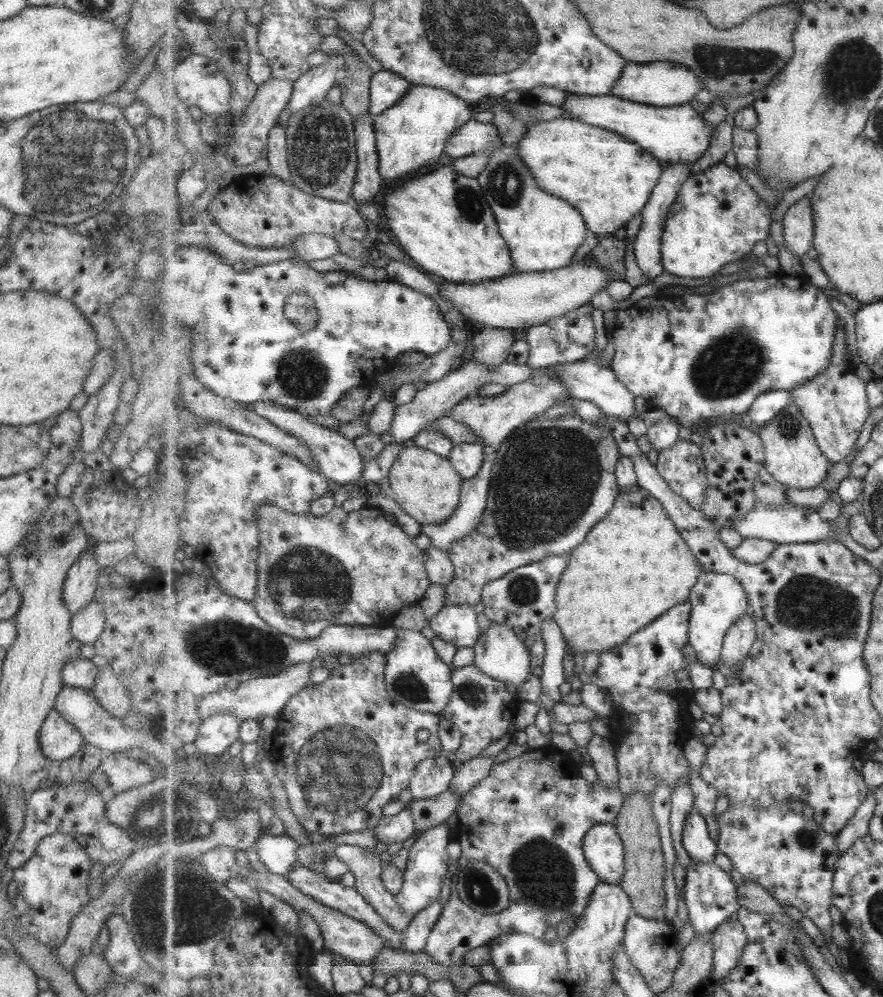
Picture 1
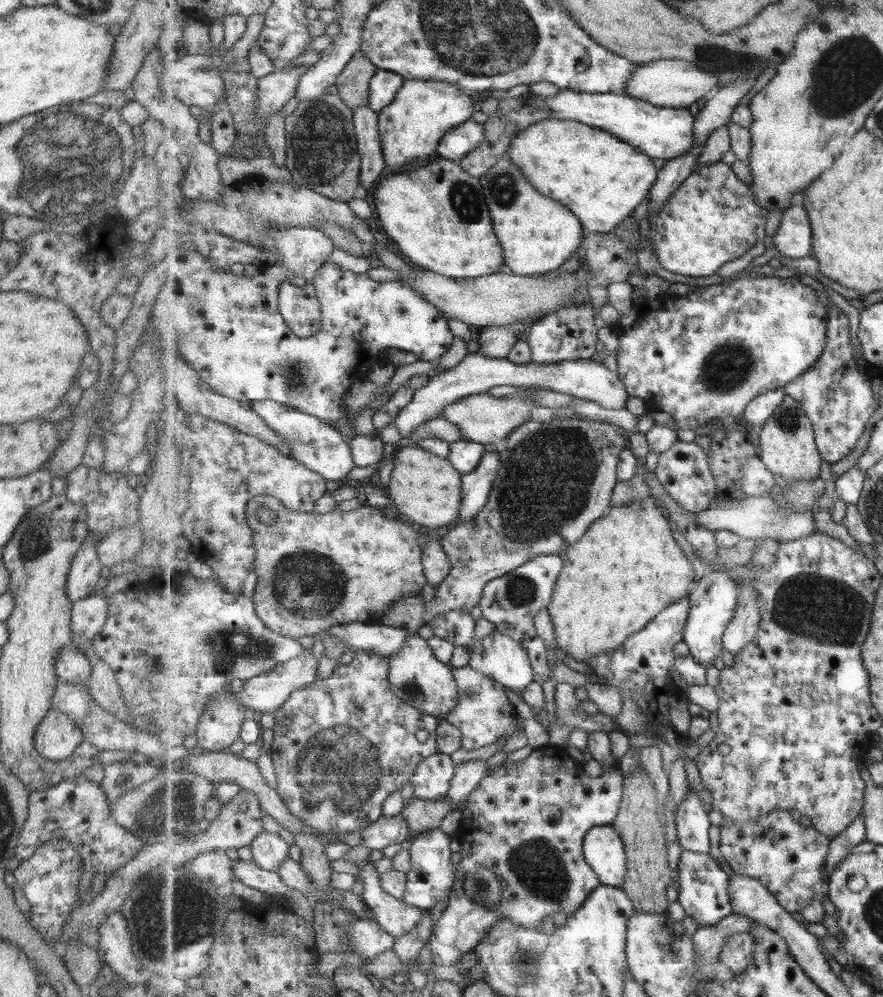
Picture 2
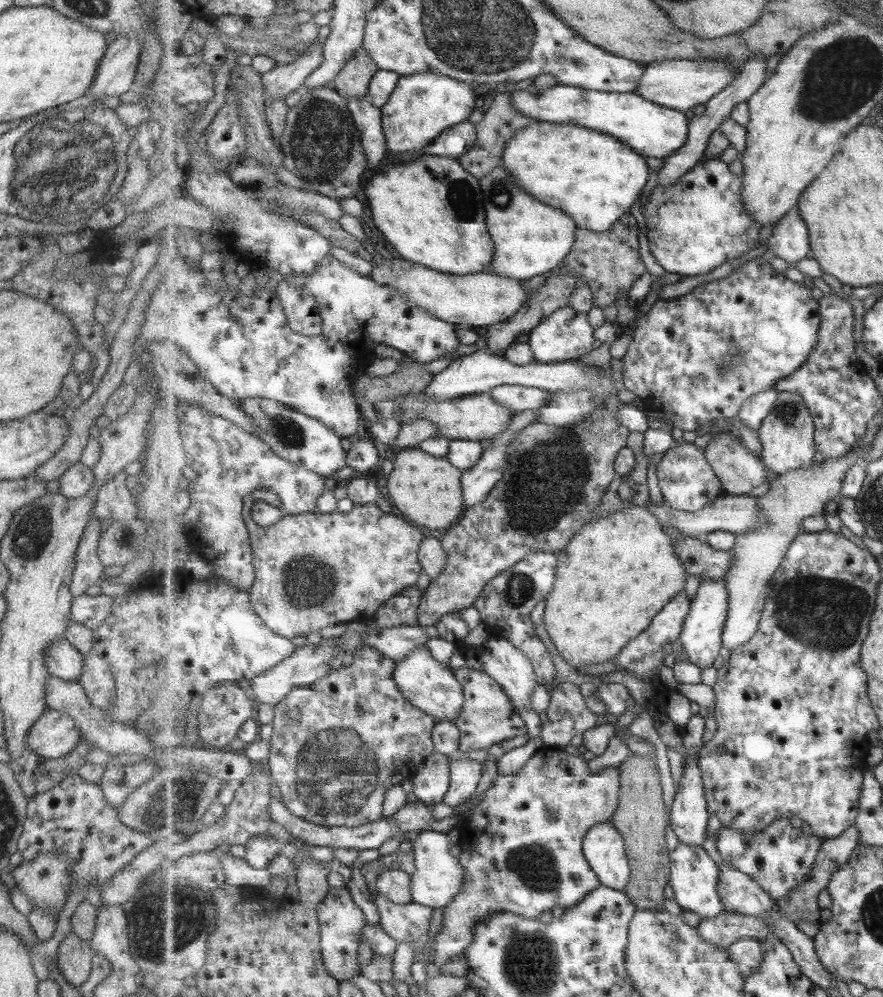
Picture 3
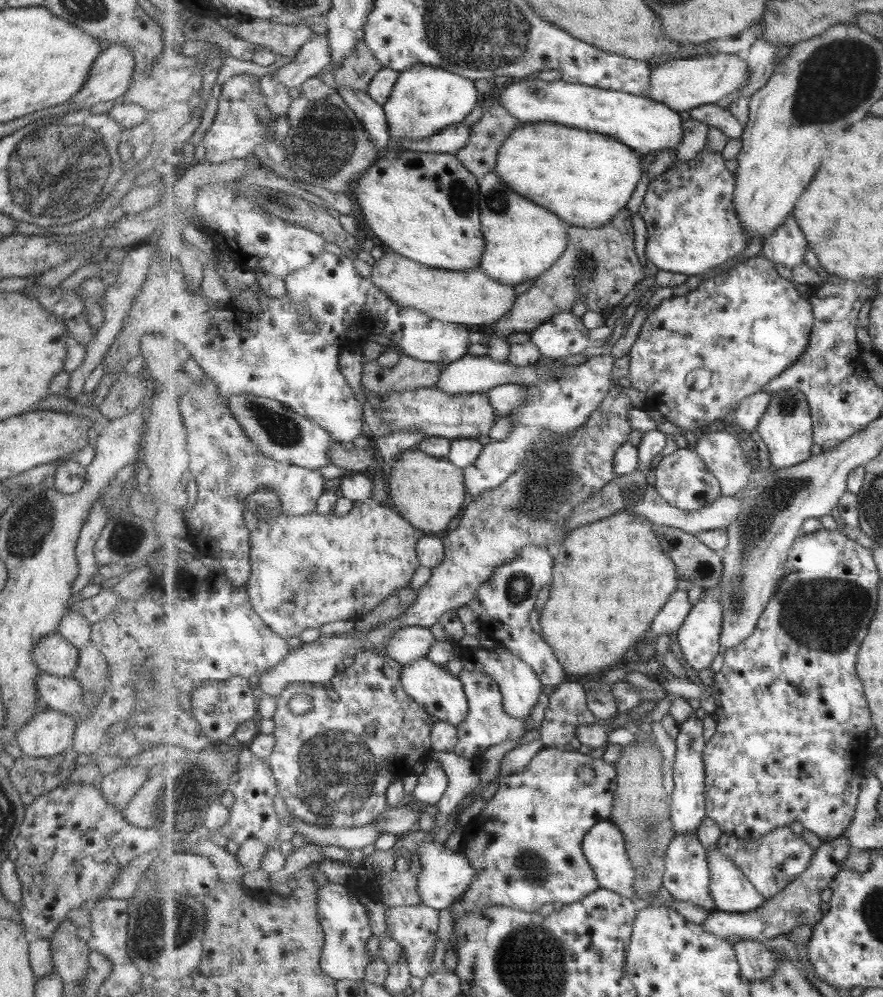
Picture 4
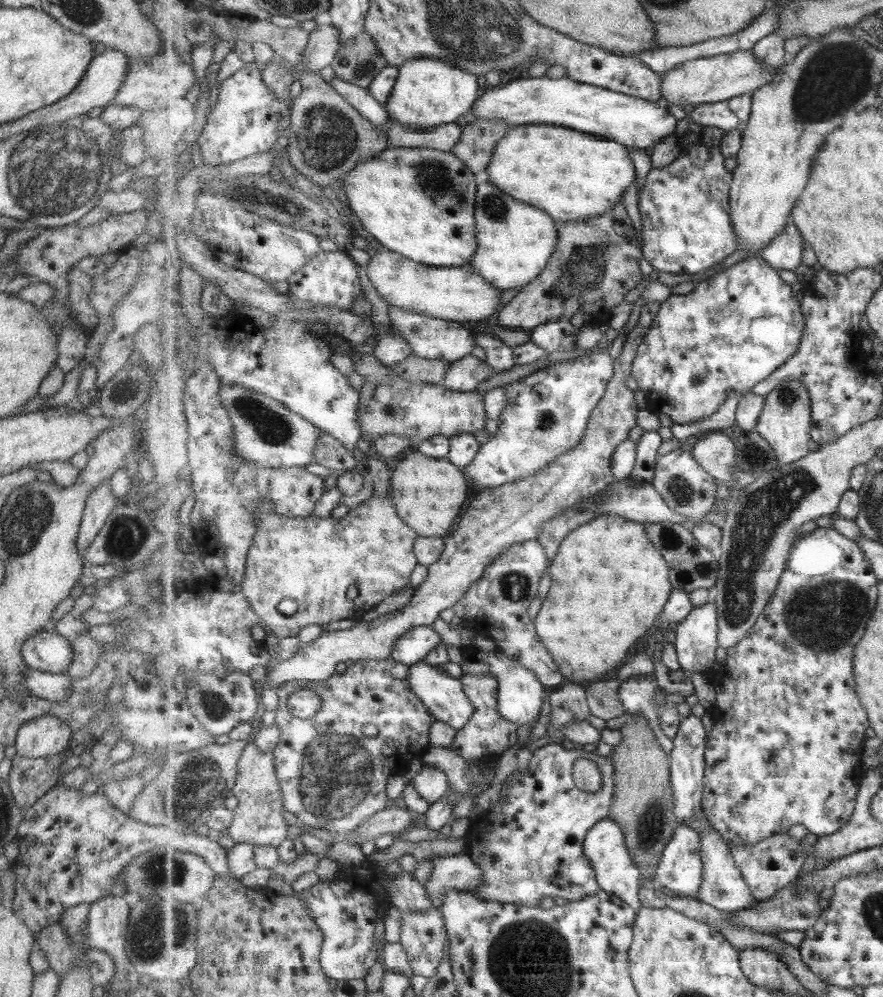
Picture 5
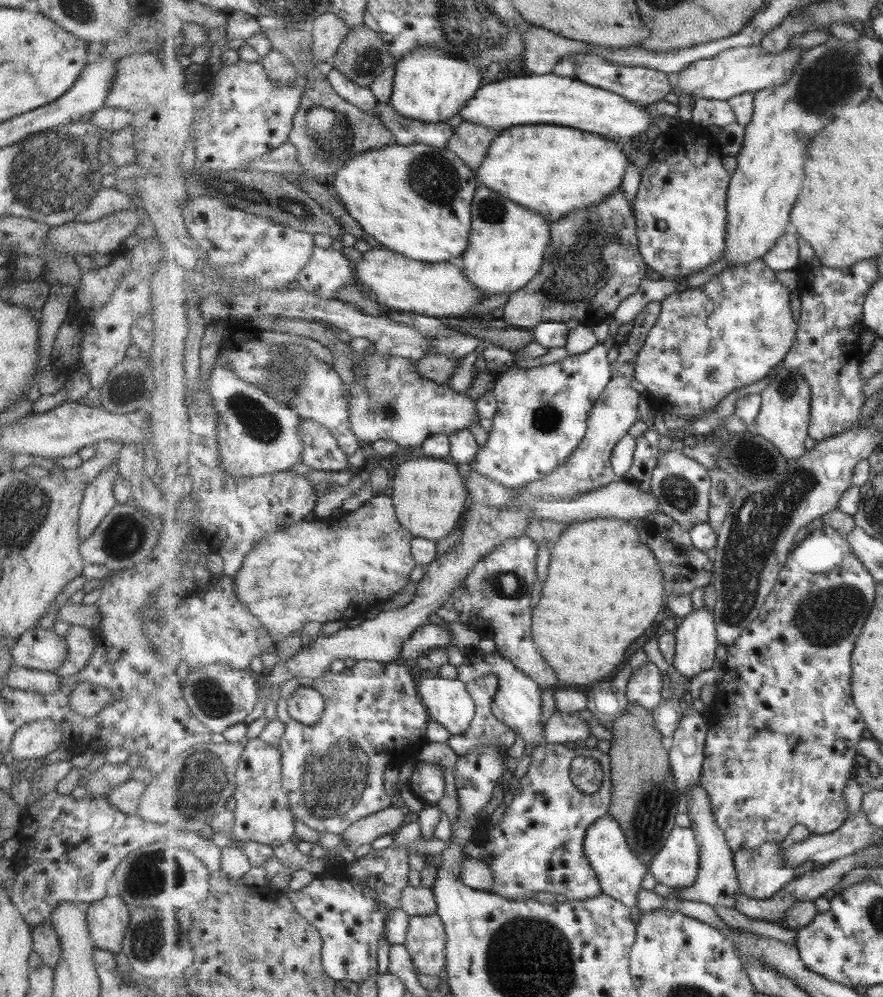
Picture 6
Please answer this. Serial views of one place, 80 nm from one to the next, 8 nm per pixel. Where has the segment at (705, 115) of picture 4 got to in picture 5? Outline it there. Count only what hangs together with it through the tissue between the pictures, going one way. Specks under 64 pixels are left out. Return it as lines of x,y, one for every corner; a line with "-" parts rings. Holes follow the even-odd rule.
728,102
715,104
696,104
688,110
697,126
710,126
723,129
725,132
739,128
740,118
731,110

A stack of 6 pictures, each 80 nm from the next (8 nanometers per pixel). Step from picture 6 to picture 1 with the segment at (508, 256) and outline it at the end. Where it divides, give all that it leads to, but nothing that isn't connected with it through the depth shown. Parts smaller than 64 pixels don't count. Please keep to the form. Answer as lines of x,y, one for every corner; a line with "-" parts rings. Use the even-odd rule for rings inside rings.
505,146
496,150
489,166
478,179
496,214
500,233
512,250
515,272
546,272
572,264
571,258
585,242
585,230
588,227
584,216
569,202
551,196
537,186
532,170
524,163
516,147

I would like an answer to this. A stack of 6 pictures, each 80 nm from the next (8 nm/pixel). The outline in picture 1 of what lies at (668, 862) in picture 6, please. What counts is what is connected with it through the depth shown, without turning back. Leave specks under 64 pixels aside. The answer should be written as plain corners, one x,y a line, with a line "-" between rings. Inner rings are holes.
692,858
685,874
684,902
688,908
688,919
695,935
714,933
740,910
737,900
737,885
725,870
715,862
697,861

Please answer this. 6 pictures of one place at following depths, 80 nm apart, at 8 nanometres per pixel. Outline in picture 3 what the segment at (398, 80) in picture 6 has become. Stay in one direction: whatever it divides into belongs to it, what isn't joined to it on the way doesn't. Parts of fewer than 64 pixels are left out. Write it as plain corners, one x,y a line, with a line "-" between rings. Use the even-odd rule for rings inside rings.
438,72
402,75
389,102
382,108
389,150
387,160
423,154
424,146
431,145
445,130
468,121
475,106
480,106
475,84

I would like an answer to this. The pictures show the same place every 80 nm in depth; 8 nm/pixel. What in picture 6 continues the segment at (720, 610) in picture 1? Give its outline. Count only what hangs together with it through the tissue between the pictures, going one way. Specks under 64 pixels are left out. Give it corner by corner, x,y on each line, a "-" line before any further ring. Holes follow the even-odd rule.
704,607
692,611
677,627
676,637
673,665
679,674
691,679
713,668
715,650
720,644
713,612

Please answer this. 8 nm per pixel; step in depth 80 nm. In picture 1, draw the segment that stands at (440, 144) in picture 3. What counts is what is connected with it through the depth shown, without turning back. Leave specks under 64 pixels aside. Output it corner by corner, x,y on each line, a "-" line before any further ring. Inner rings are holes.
471,119
449,138
445,145
445,159
452,161
481,152
495,142
498,136
499,130
493,122
484,124

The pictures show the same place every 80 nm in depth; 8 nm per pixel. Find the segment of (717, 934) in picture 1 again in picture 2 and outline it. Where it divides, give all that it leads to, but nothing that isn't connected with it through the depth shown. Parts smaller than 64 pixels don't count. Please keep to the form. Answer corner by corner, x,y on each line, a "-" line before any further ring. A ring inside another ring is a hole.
740,932
728,938
720,960
733,972
743,973
756,962
756,949
756,938
751,933

